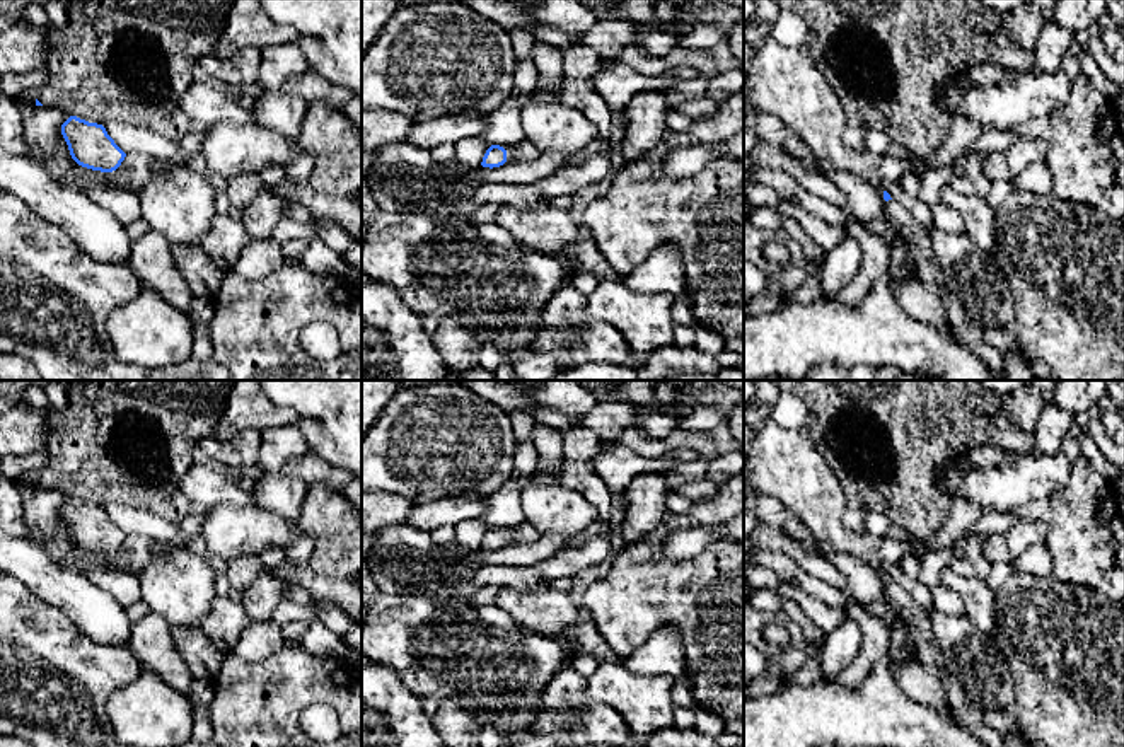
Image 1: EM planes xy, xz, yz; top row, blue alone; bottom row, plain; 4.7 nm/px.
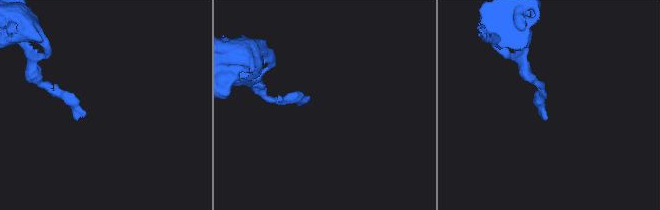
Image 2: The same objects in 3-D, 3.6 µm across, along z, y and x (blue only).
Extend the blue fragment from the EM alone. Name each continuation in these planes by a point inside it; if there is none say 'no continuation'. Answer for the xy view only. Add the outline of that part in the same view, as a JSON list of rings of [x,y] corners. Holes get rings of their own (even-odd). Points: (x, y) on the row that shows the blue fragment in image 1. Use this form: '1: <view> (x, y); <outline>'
no continuation

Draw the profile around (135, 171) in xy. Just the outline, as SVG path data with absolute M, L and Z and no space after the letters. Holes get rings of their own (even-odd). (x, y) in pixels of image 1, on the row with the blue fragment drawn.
M126 153L116 171L101 172L78 165L70 155L68 174L60 182L80 191L96 184L140 191L152 179L155 160L155 157L145 153Z

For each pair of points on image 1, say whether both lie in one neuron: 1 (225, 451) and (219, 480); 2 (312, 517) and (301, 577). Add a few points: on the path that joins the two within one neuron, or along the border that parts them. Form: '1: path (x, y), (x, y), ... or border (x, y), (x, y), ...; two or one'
1: border (212, 463), (229, 473); two
2: path (323, 534), (323, 563), (318, 568); one

